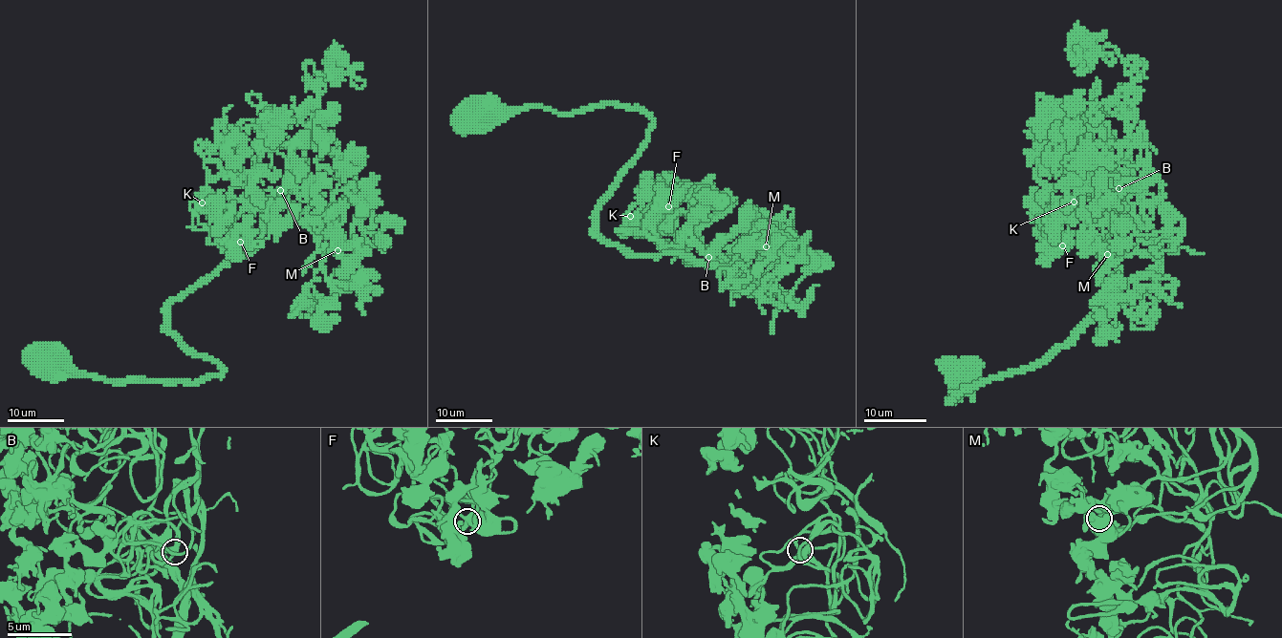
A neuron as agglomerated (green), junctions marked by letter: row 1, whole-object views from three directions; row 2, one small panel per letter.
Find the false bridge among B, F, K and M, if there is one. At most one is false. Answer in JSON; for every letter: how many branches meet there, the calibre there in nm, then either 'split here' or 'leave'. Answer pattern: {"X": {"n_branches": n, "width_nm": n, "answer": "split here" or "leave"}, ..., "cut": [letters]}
{"B": {"n_branches": 4, "width_nm": 360, "answer": "leave"}, "F": {"n_branches": 4, "width_nm": 420, "answer": "leave"}, "K": {"n_branches": 4, "width_nm": 380, "answer": "leave"}, "M": {"n_branches": 4, "width_nm": 400, "answer": "leave"}, "cut": []}

